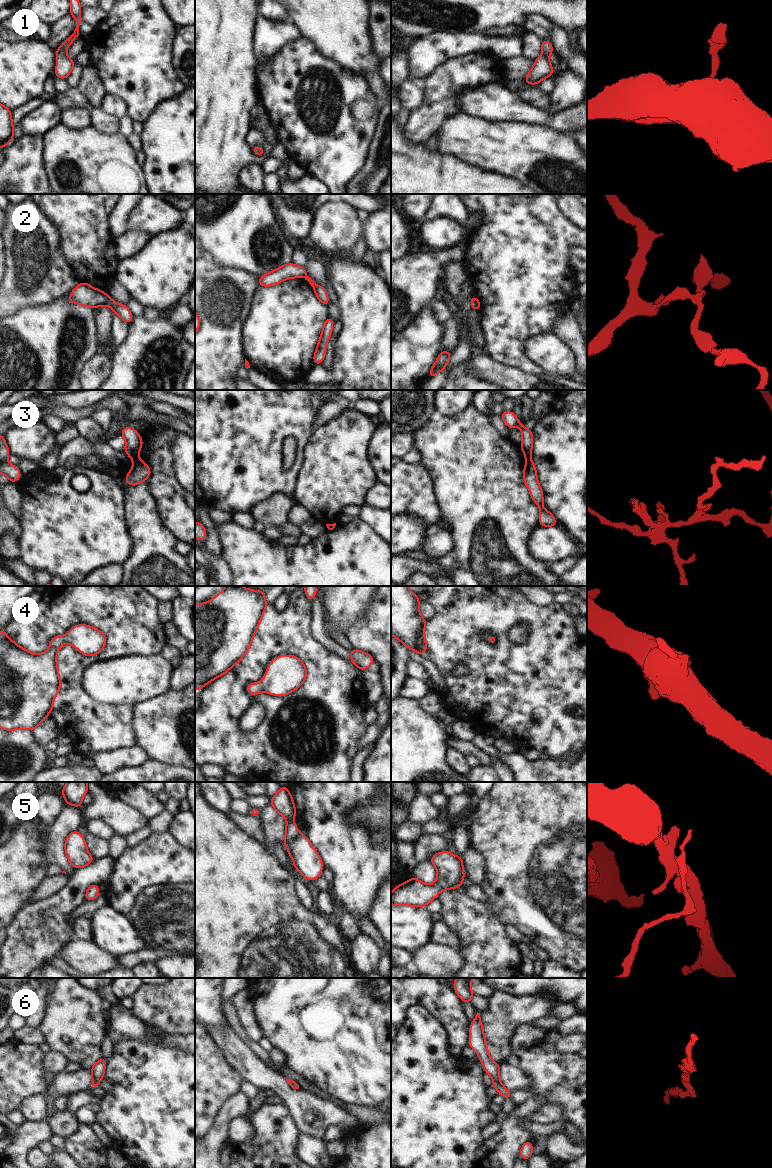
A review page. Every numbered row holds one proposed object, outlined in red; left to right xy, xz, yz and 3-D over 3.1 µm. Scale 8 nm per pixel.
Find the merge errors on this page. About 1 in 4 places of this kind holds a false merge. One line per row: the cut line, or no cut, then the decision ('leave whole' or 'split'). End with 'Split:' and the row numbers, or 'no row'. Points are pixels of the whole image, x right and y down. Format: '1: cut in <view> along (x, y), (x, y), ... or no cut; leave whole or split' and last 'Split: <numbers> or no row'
1: no cut; leave whole
2: cut in xy along (110, 297), (106, 305); split
3: cut in xy along (136, 454), (131, 458); split
4: no cut; leave whole
5: no cut; leave whole
6: no cut; leave whole
Split: 2, 3

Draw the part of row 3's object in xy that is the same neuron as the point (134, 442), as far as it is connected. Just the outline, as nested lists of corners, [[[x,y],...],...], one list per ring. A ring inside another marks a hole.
[[[126,426],[120,431],[120,434],[126,441],[124,447],[124,452],[130,457],[133,458],[138,454],[143,445],[143,440],[139,435],[138,431],[131,426]]]

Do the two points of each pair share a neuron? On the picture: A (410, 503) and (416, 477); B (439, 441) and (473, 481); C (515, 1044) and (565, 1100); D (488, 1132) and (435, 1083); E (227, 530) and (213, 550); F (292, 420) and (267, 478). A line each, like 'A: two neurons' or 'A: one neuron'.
A: one neuron
B: one neuron
C: one neuron
D: two neurons
E: two neurons
F: one neuron

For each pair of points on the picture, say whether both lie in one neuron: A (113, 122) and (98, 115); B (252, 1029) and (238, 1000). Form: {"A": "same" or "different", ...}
{"A": "same", "B": "same"}

